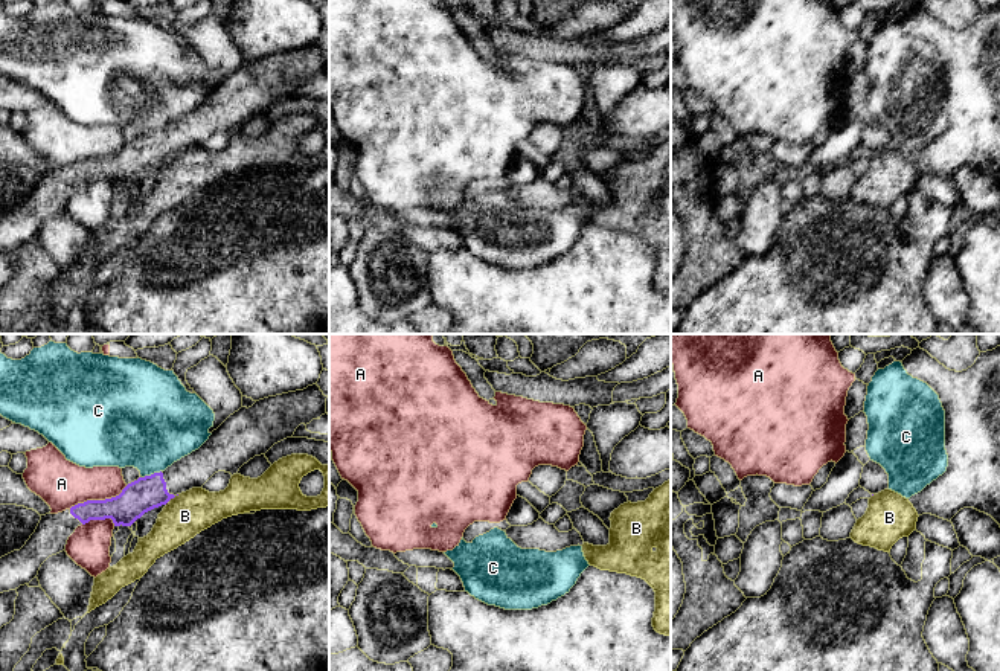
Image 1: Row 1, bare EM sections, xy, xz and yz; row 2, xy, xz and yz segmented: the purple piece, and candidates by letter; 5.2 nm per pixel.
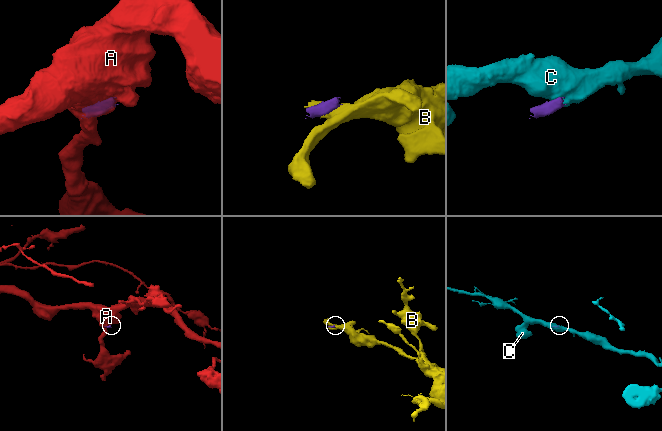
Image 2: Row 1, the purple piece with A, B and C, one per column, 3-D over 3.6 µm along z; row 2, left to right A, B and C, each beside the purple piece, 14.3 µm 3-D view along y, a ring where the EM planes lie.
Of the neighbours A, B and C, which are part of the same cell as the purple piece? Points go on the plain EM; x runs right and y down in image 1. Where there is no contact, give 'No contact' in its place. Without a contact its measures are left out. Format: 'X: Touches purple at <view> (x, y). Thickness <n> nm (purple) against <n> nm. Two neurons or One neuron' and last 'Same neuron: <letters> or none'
A: Touches purple at xy (98, 159). Thickness 180 nm (purple) against 260 nm. Two neurons
B: Touches purple at xy (171, 156). Thickness 180 nm (purple) against 240 nm. Two neurons
C: Touches purple at xy (151, 133). Thickness 180 nm (purple) against 440 nm. Two neurons
Same neuron: none

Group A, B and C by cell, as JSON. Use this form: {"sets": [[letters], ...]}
{"sets": [["A"], ["B"], ["C"]]}

